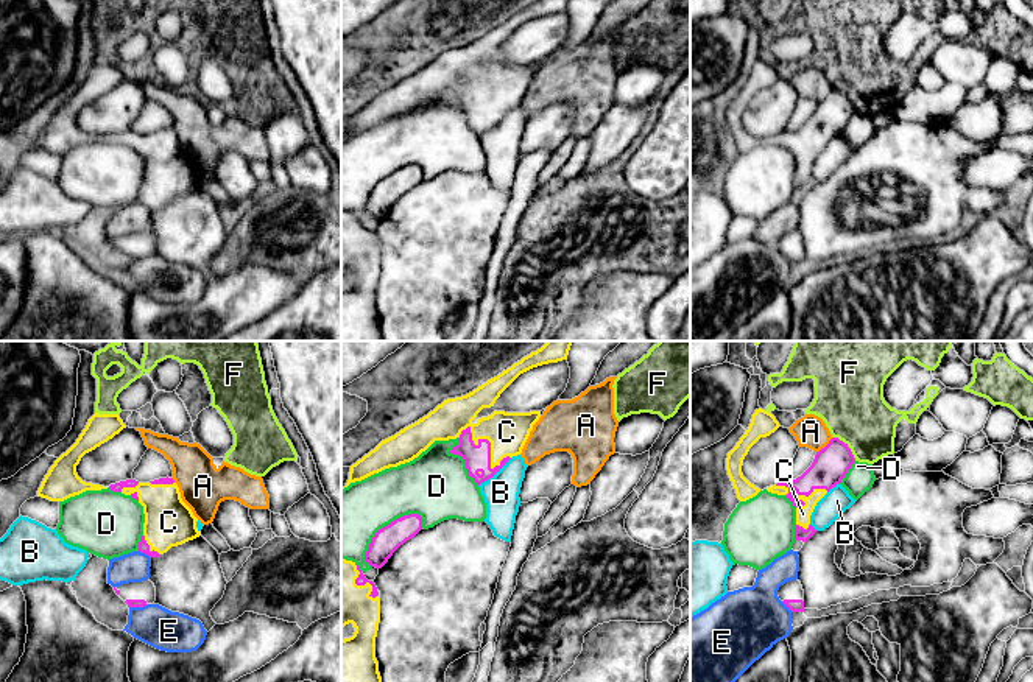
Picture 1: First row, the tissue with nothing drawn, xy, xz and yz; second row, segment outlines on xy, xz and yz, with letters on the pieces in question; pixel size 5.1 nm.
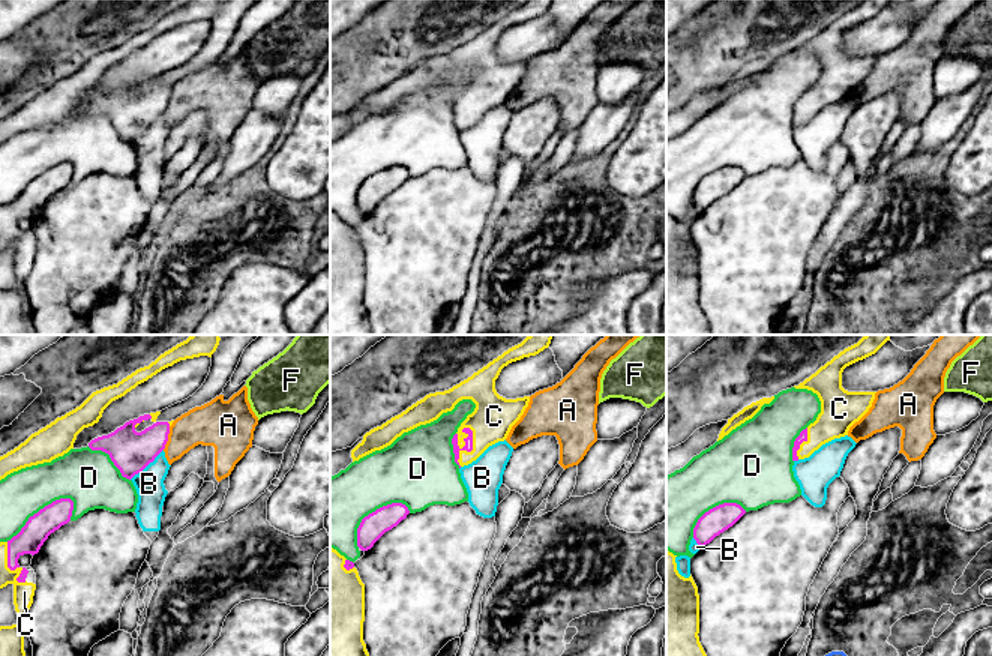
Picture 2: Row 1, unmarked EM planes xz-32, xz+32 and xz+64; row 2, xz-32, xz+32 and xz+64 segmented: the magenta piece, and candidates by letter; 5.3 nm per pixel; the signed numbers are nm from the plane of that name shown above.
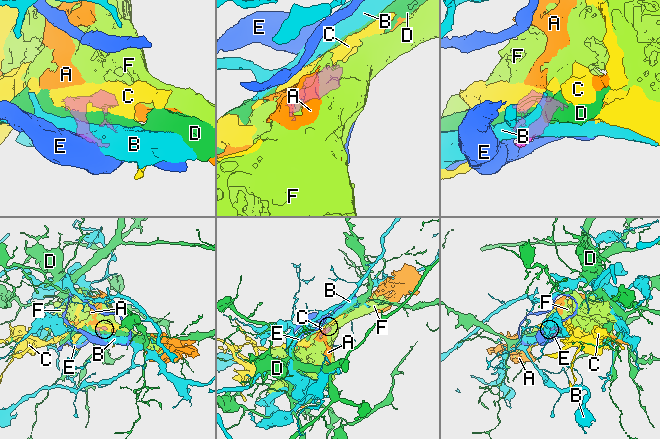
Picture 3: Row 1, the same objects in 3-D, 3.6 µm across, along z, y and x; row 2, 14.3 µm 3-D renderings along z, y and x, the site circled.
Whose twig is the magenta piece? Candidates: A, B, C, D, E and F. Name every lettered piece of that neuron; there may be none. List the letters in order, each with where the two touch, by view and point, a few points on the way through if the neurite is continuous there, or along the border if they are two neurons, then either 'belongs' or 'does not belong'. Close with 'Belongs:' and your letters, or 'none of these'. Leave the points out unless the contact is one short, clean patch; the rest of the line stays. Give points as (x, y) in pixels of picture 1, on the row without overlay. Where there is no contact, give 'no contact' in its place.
A: yz (826, 97) | does not belong
B: xz (494, 125) | does not belong
C: xz (490, 95) | belongs
D: xz (382, 179) | does not belong
E: xy (137, 257) | does not belong
F: yz (846, 97) | along yz (832, 87), (837, 87), (856, 111) | does not belong
Belongs: C

